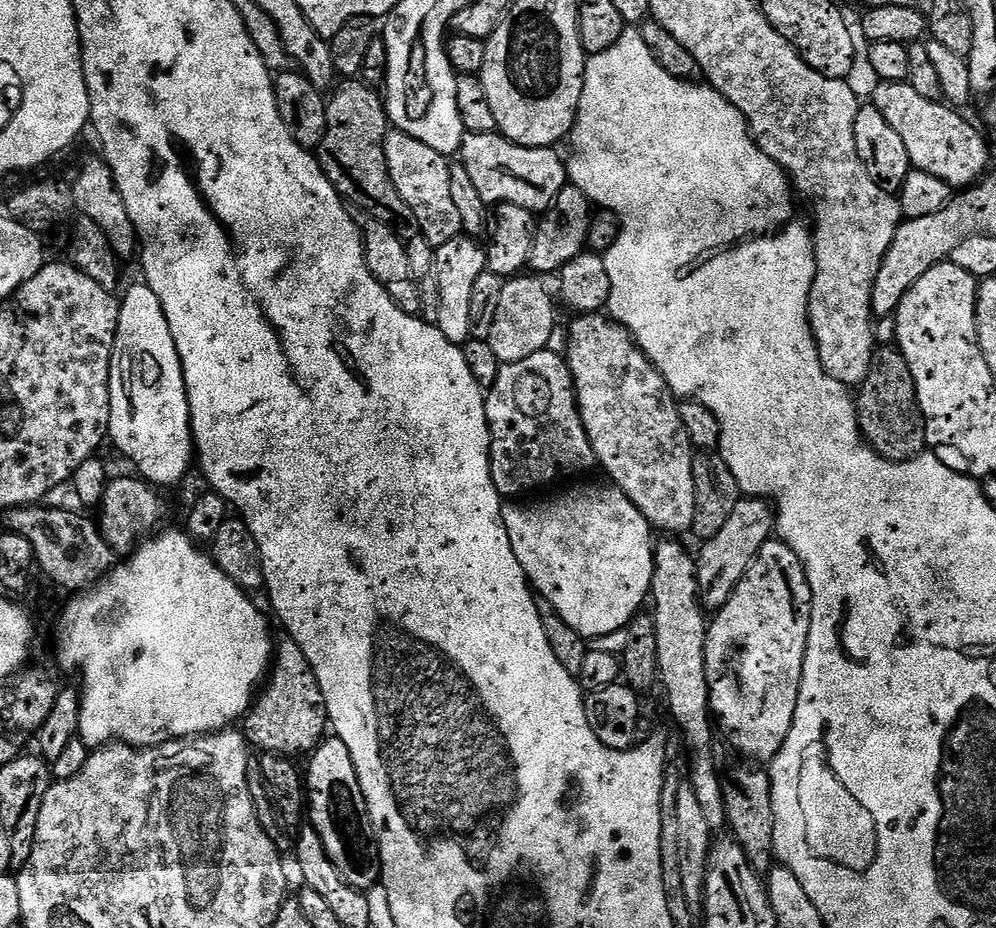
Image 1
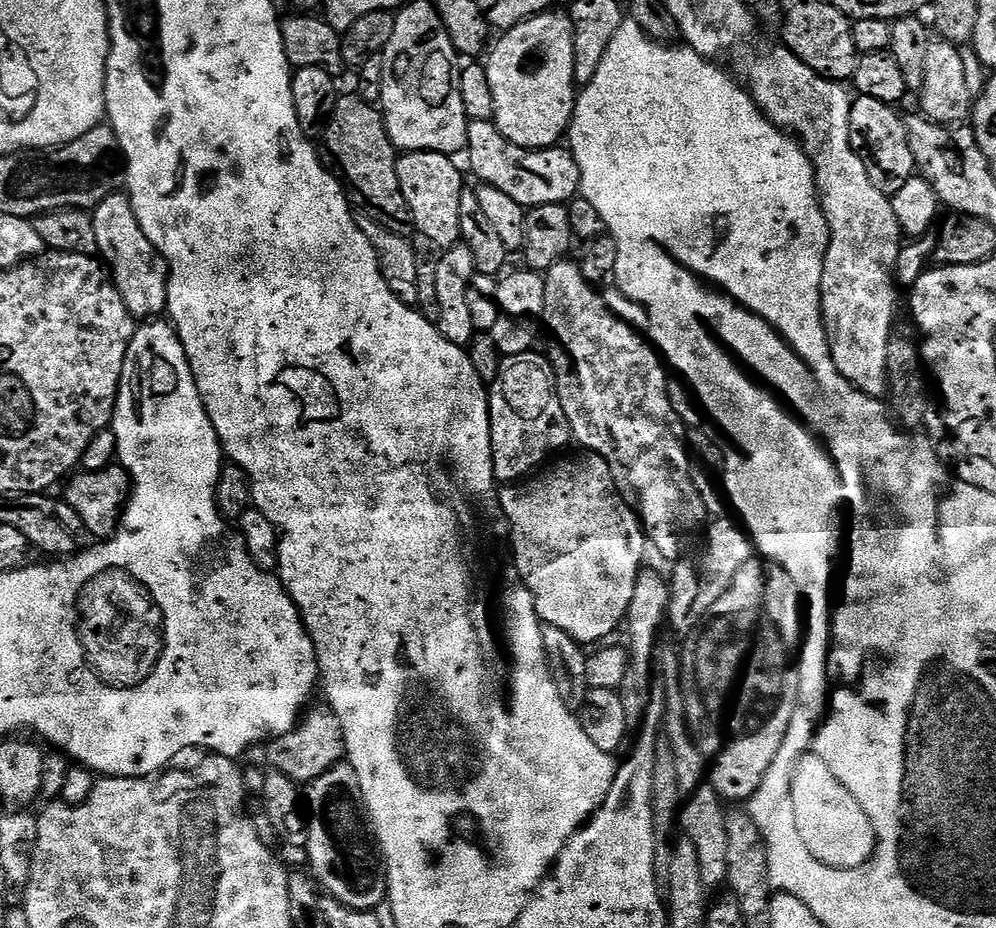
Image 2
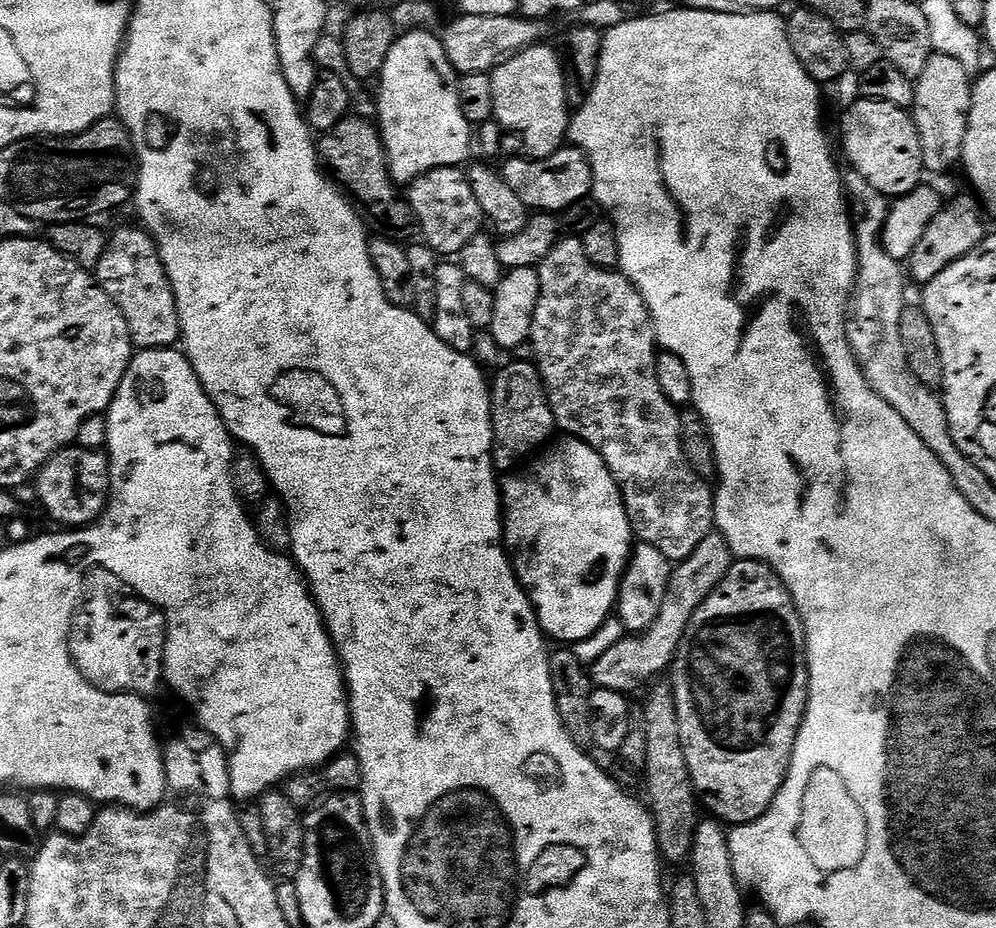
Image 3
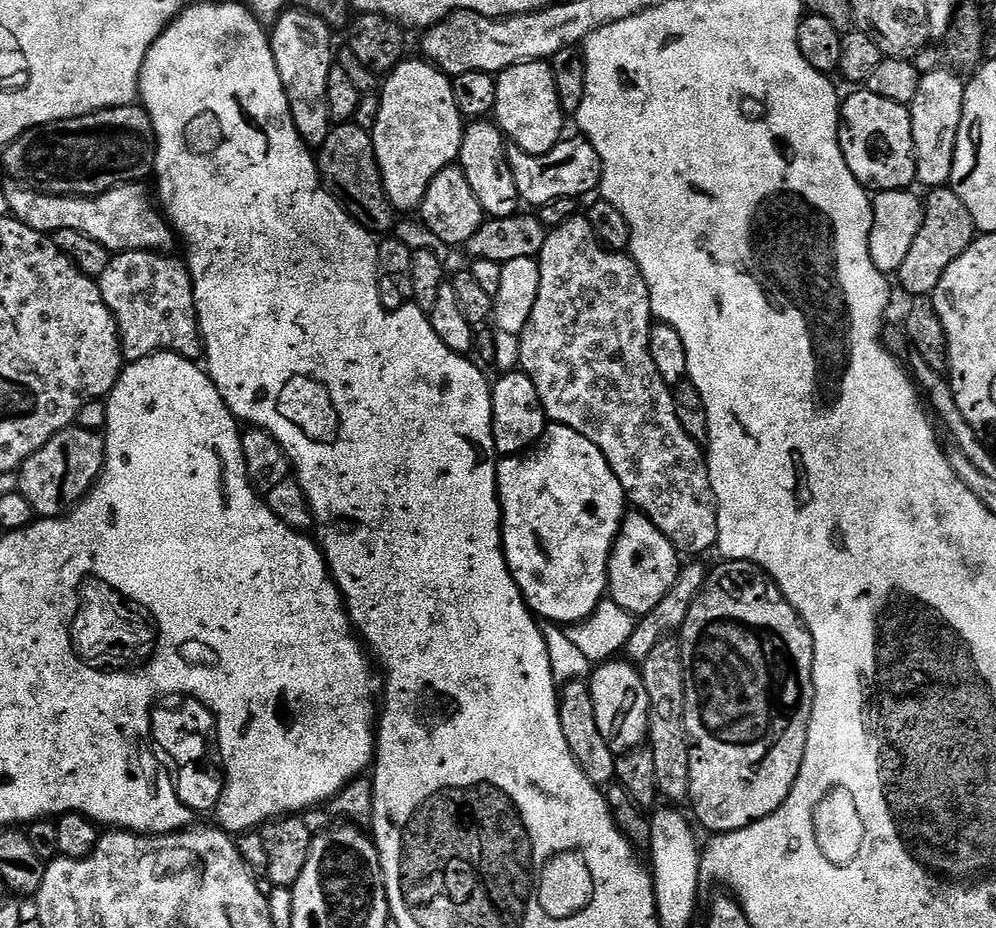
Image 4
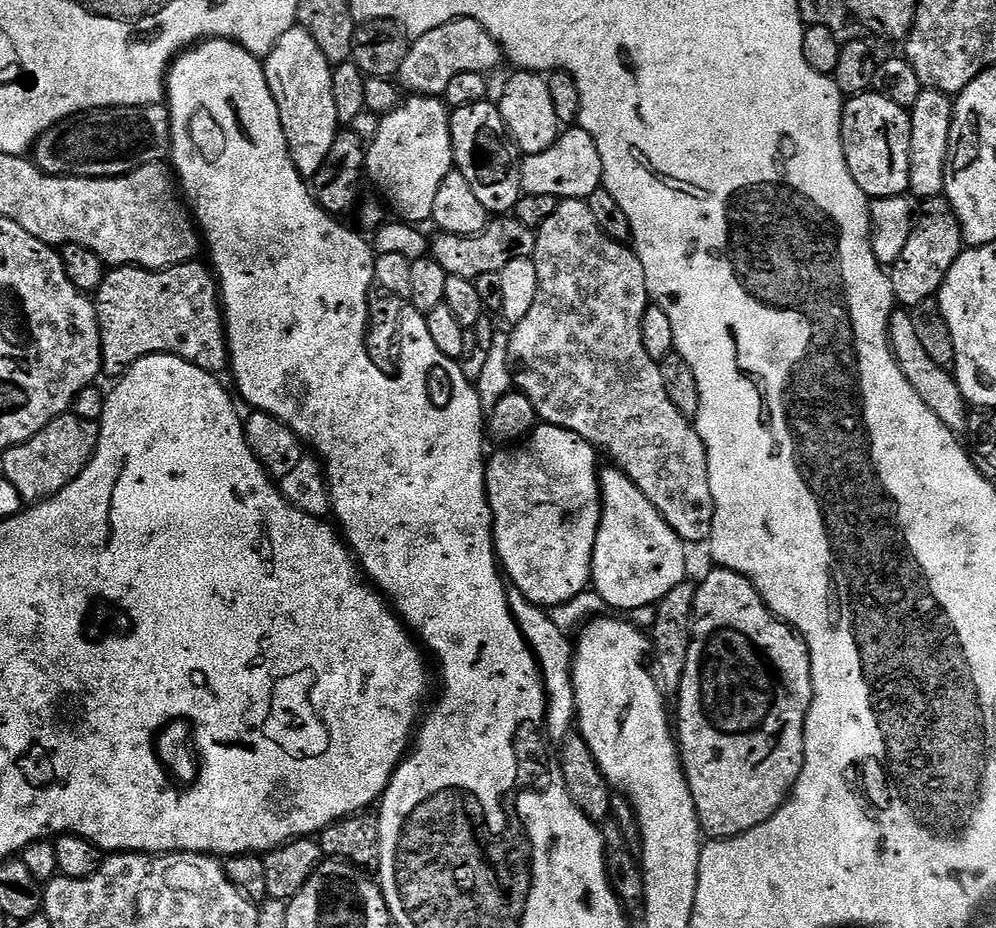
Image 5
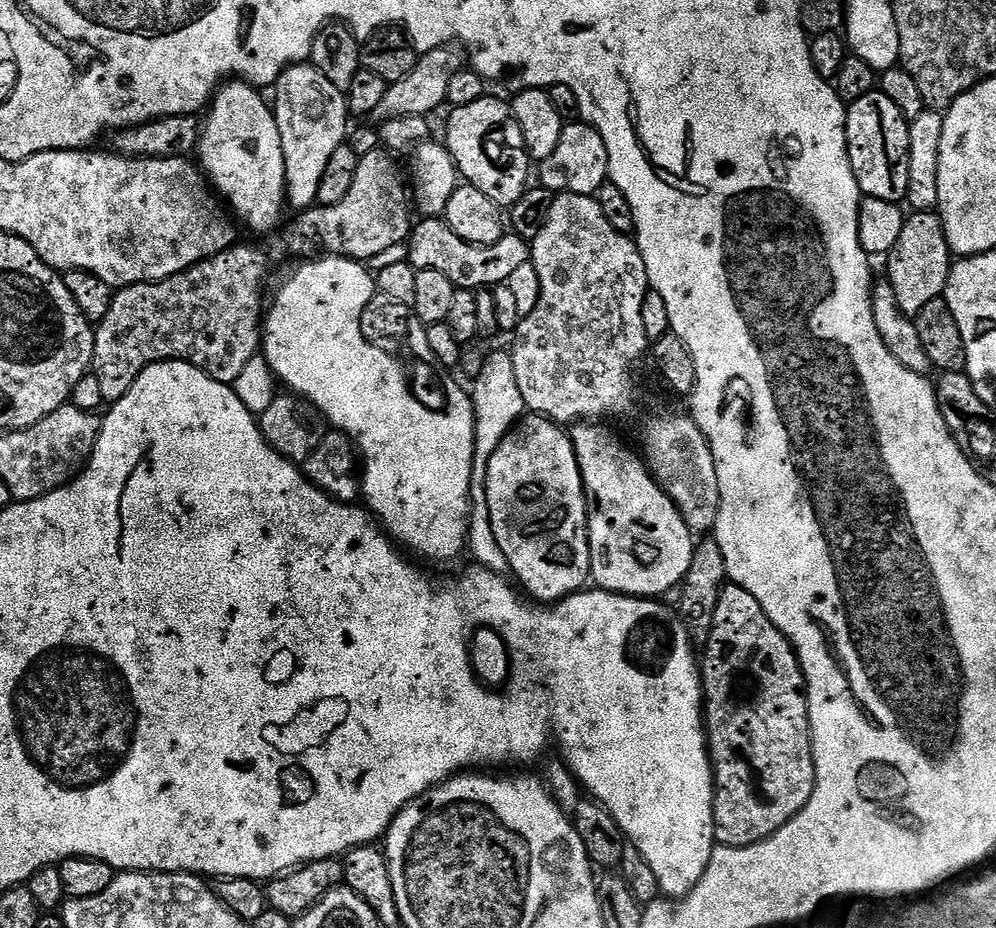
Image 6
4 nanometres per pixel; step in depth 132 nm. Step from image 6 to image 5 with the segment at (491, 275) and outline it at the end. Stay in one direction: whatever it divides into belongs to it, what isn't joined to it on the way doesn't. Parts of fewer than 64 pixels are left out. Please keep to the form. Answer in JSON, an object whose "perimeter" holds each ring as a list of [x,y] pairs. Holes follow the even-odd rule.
{"perimeter":[[[514,218],[493,219],[484,231],[476,236],[455,236],[449,232],[440,232],[430,240],[431,259],[442,266],[449,276],[461,276],[467,280],[477,280],[482,274],[502,271],[514,258],[529,258],[536,249],[536,232],[522,226]]]}

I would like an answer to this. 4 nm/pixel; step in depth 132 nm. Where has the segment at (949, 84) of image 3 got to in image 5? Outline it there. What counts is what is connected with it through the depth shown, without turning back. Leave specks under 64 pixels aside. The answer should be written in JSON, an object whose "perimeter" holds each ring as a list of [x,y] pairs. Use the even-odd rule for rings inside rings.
{"perimeter":[[[925,88],[922,94],[918,94],[918,102],[914,102],[914,106],[910,109],[912,121],[910,122],[910,186],[908,192],[917,201],[923,202],[935,196],[944,196],[953,107],[953,97],[933,88]]]}

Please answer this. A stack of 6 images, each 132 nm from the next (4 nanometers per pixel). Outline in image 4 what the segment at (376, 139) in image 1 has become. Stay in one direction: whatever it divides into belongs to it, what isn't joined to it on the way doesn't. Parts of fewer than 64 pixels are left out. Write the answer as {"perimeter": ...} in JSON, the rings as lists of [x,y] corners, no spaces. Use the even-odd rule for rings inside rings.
{"perimeter":[[[355,122],[338,124],[328,133],[326,142],[318,149],[320,182],[335,200],[362,227],[373,234],[388,234],[398,223],[398,213],[392,207],[384,189],[378,158],[374,154],[372,133],[362,130]]]}

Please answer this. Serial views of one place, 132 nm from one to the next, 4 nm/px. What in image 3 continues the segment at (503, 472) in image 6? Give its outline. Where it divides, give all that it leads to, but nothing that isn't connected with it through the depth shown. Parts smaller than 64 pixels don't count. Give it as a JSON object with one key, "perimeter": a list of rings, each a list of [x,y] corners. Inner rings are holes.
{"perimeter":[[[557,439],[551,446],[545,447],[527,466],[520,466],[509,471],[500,484],[500,498],[504,513],[504,547],[511,559],[512,567],[516,570],[516,576],[520,579],[520,584],[528,593],[528,599],[531,600],[533,608],[536,609],[536,620],[540,624],[541,633],[545,637],[553,636],[554,639],[560,640],[556,642],[561,645],[573,646],[580,640],[590,638],[613,615],[616,601],[620,599],[620,580],[624,577],[624,570],[632,555],[634,533],[632,520],[628,517],[628,508],[624,504],[624,496],[620,493],[614,474],[600,457],[600,451],[591,448],[585,440],[560,439],[564,440]]]}

